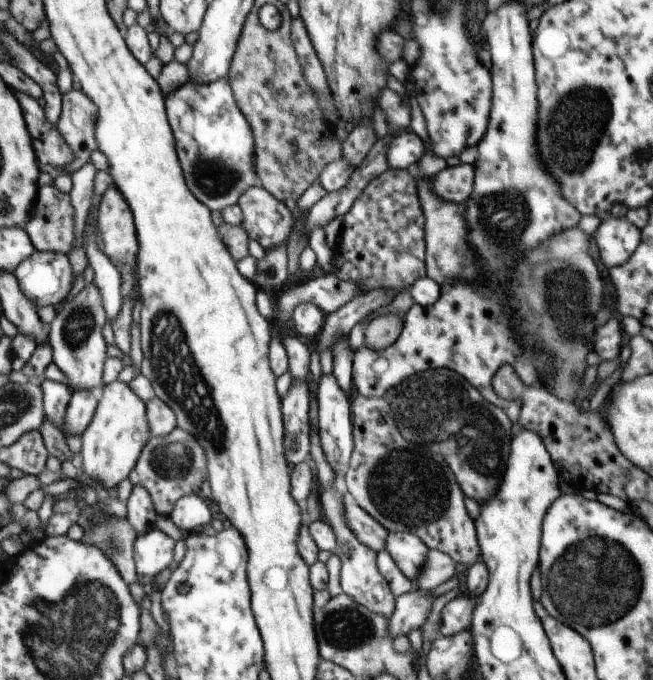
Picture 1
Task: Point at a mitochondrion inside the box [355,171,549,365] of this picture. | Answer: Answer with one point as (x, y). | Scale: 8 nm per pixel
(504, 216)

